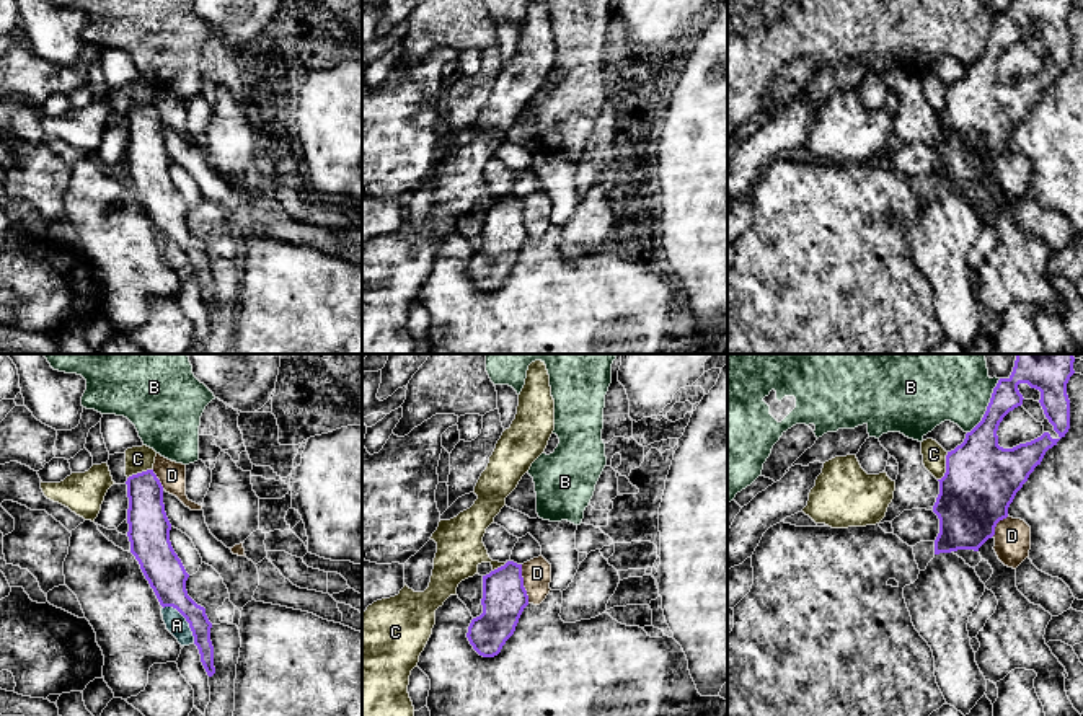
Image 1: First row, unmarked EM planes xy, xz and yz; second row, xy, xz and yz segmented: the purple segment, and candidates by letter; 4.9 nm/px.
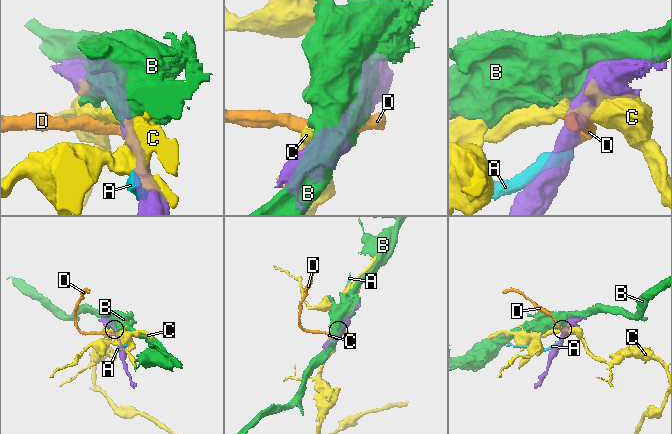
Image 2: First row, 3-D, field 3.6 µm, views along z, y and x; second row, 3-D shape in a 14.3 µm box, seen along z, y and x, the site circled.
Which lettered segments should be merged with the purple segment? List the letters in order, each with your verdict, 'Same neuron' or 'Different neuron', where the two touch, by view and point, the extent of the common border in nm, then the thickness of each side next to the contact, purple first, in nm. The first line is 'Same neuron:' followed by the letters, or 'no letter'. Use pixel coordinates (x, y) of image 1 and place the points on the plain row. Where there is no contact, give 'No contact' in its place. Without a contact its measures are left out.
Same neuron: no letter
A: Different neuron. Touches purple at xy (186, 255). Shared border 240 nm. Thickness 190 nm (purple) against 100 nm
B: Different neuron. Touches purple at yz (987, 41). Shared border 320 nm. Thickness 220 nm (purple) against 280 nm
C: Different neuron. Touches purple at yz (946, 101). Shared border 150 nm. Thickness 360 nm (purple) against 110 nm
D: Different neuron. Touches purple at xz (522, 219). Shared border 200 nm. Thickness 220 nm (purple) against 140 nm

